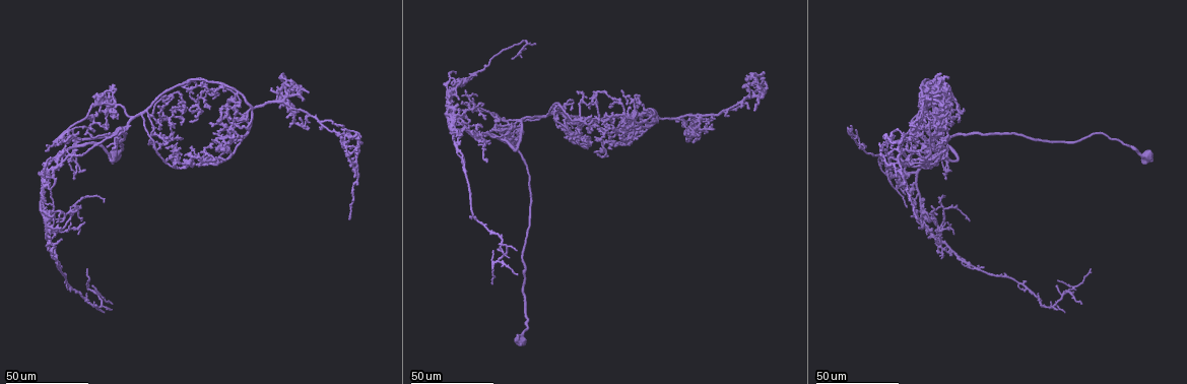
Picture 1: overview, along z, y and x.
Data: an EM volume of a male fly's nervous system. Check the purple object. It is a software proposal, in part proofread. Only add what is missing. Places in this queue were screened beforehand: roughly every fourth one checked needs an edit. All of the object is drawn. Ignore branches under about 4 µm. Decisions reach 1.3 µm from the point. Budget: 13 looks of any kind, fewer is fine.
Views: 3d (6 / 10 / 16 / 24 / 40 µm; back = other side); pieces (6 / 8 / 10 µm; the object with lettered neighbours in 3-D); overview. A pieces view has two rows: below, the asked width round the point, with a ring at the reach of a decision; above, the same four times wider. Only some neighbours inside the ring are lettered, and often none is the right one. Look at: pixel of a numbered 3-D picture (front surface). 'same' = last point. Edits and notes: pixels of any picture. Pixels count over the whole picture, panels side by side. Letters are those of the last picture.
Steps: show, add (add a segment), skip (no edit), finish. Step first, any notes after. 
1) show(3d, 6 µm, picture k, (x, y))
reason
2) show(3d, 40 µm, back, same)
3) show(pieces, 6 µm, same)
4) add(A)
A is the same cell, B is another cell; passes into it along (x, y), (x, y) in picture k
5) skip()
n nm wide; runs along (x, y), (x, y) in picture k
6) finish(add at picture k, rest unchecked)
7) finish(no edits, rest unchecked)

show(3d, 24 µm, picture 1, (903, 145))
an open end

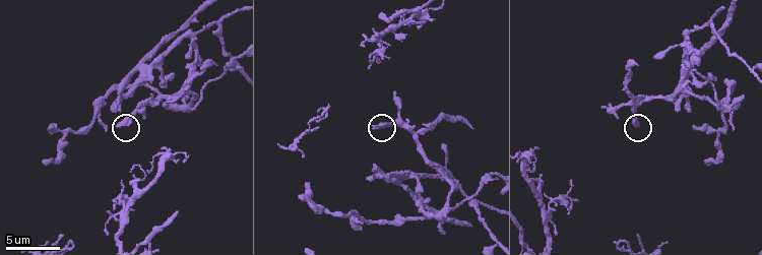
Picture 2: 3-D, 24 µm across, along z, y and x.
show(3d, 6 µm, picture 2, (377, 126))
closer look

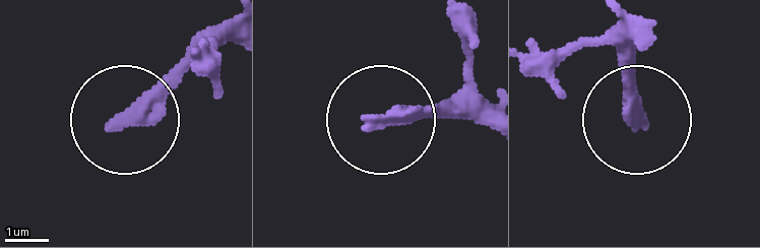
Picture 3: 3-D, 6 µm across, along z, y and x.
show(pieces, 6 µm, picture 3, (369, 121))
what lies round it

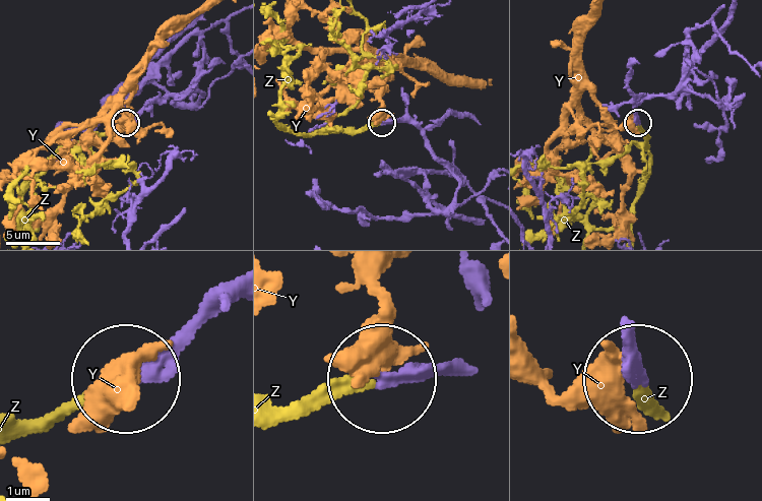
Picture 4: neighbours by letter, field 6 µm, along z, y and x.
add(Z)
Z is the same cell, Y is another cell; passes into it along (442, 372), (398, 372), (277, 405) in picture 4; it goes on there

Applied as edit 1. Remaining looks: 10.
show(3d, 40 µm, picture 1, (595, 115))
an open end

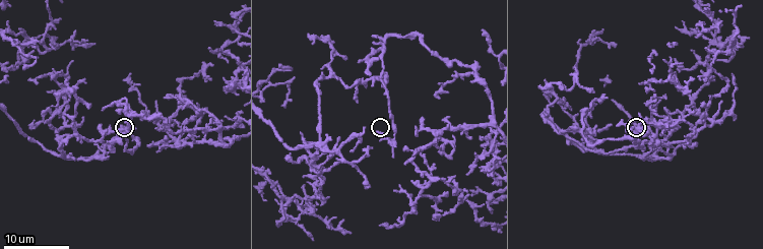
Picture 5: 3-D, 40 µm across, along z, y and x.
show(pieces, 6 µm, picture 5, (378, 131))

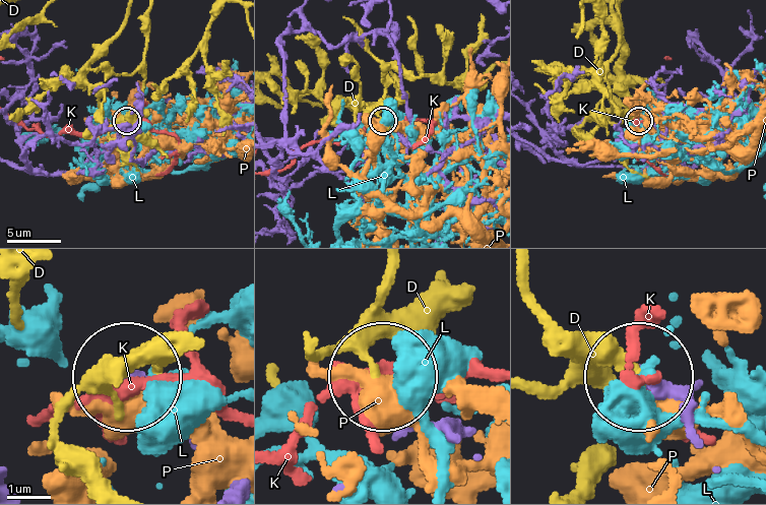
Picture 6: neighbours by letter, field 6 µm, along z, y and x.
skip()
D, K, L and P are other cells; none of them fits

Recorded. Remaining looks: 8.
show(3d, 40 µm, picture 1, (287, 113))
an open end

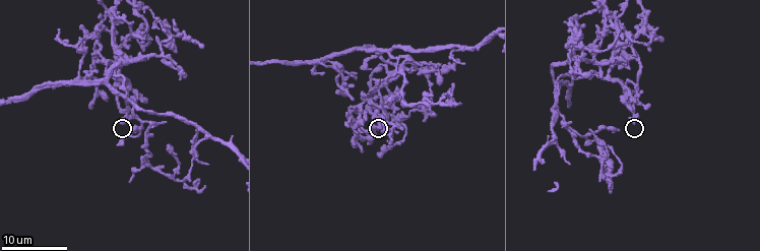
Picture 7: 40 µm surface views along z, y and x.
show(3d, 6 µm, picture 7, (632, 123))

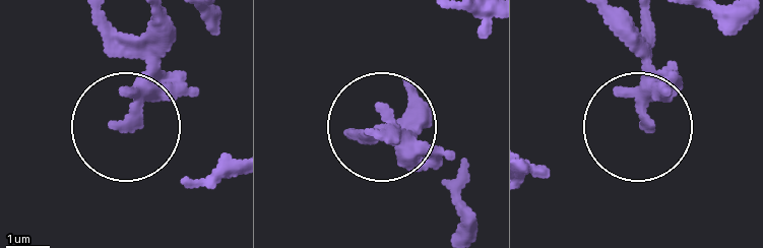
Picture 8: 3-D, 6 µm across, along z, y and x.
show(pieces, 10 µm, picture 8, (117, 125))

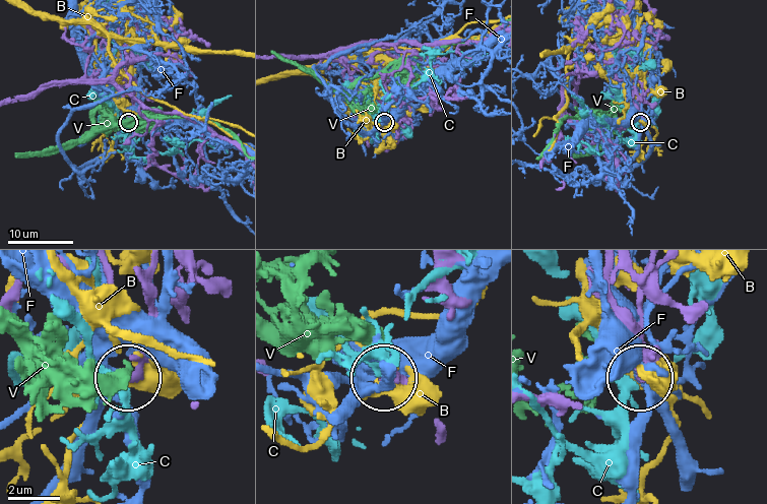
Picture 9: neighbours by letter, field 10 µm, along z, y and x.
skip()
B, C, F and V are other cells; none of them fits

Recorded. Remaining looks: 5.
show(3d, 16 µm, picture 5, (228, 88))
branch stops here

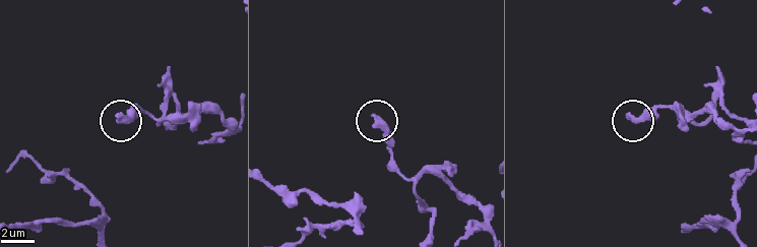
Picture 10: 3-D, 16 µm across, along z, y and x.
show(pieces, 10 µm, picture 10, (626, 114))
what lies round it

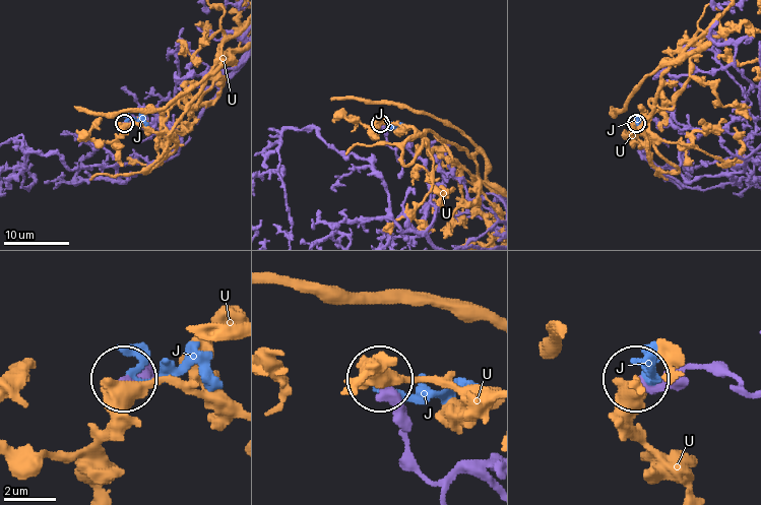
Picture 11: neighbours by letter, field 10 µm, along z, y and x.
skip()
J and U are other cells; none of them fits

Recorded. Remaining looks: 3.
show(3d, 16 µm, picture 5, (694, 142))
free end

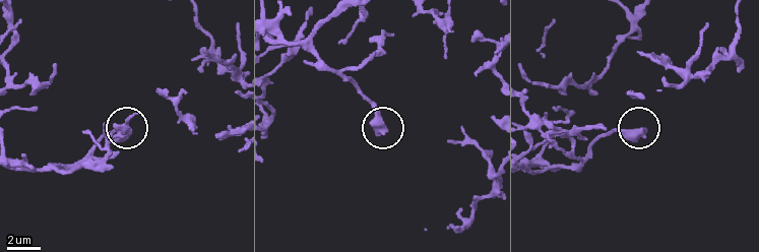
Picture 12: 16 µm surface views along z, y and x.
show(pieces, 6 µm, picture 12, (643, 133))
what lies round it

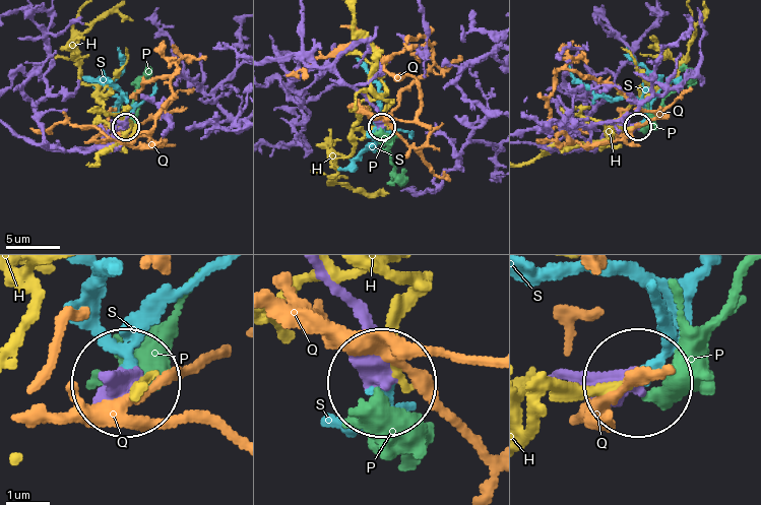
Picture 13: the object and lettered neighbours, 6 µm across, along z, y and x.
add(S)
S is the same cell, H, P and Q are other cells; the neuron continues

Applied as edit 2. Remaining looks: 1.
finish(add at picture 4, add at picture 13, rest unchecked)

